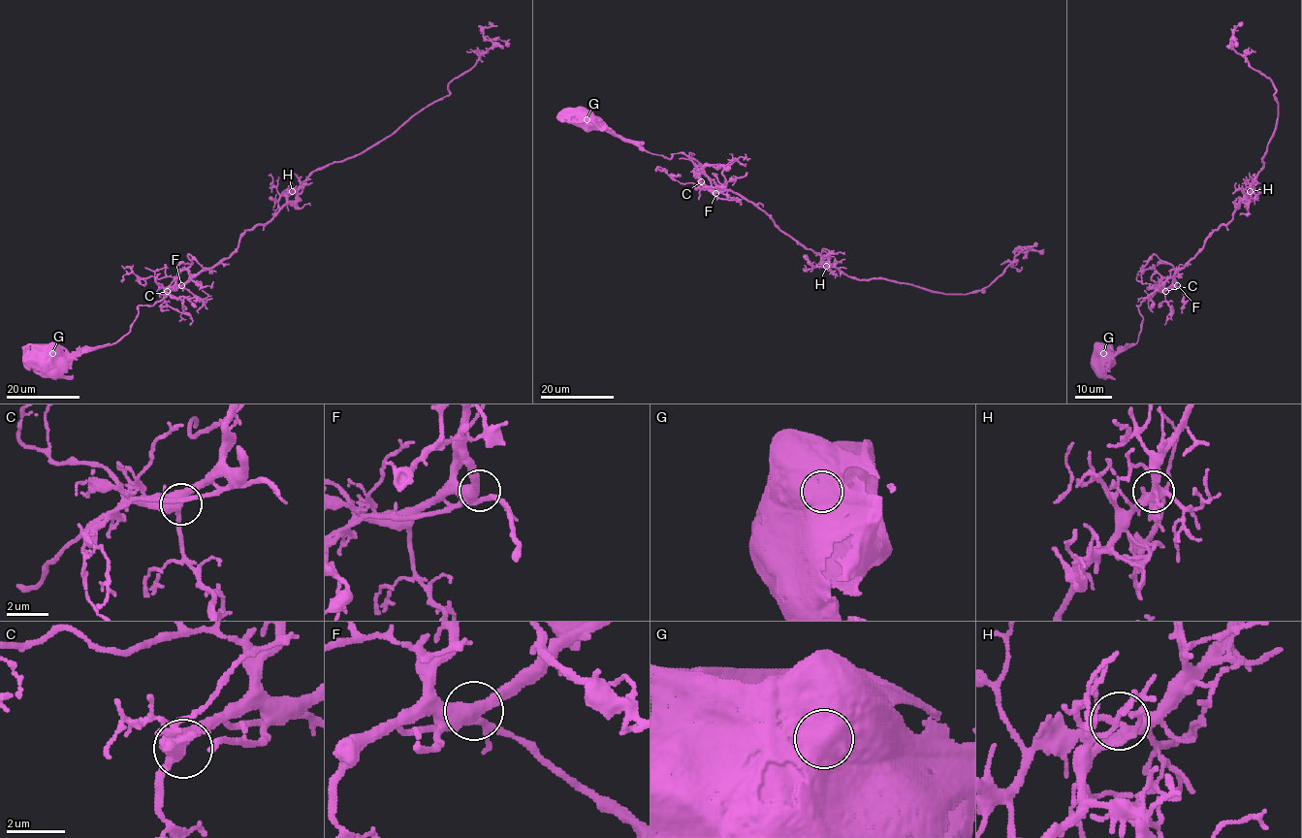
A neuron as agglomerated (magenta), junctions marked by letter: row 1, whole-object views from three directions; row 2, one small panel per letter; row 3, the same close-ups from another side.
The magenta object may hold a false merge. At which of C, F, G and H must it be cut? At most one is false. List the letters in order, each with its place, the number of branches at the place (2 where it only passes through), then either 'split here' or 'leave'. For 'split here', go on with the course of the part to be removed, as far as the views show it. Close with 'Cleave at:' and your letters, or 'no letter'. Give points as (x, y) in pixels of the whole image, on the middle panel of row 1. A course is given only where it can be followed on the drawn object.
C: (701, 181) | 3 | leave
F: (715, 193) | 3 | leave
G: (587, 119) | 1 | split here | (587, 119), (694, 158), (713, 190), (755, 204), (848, 276), (965, 294), (1020, 246), (1023, 259)
H: (826, 266) | 3 | leave
Cleave at: G

